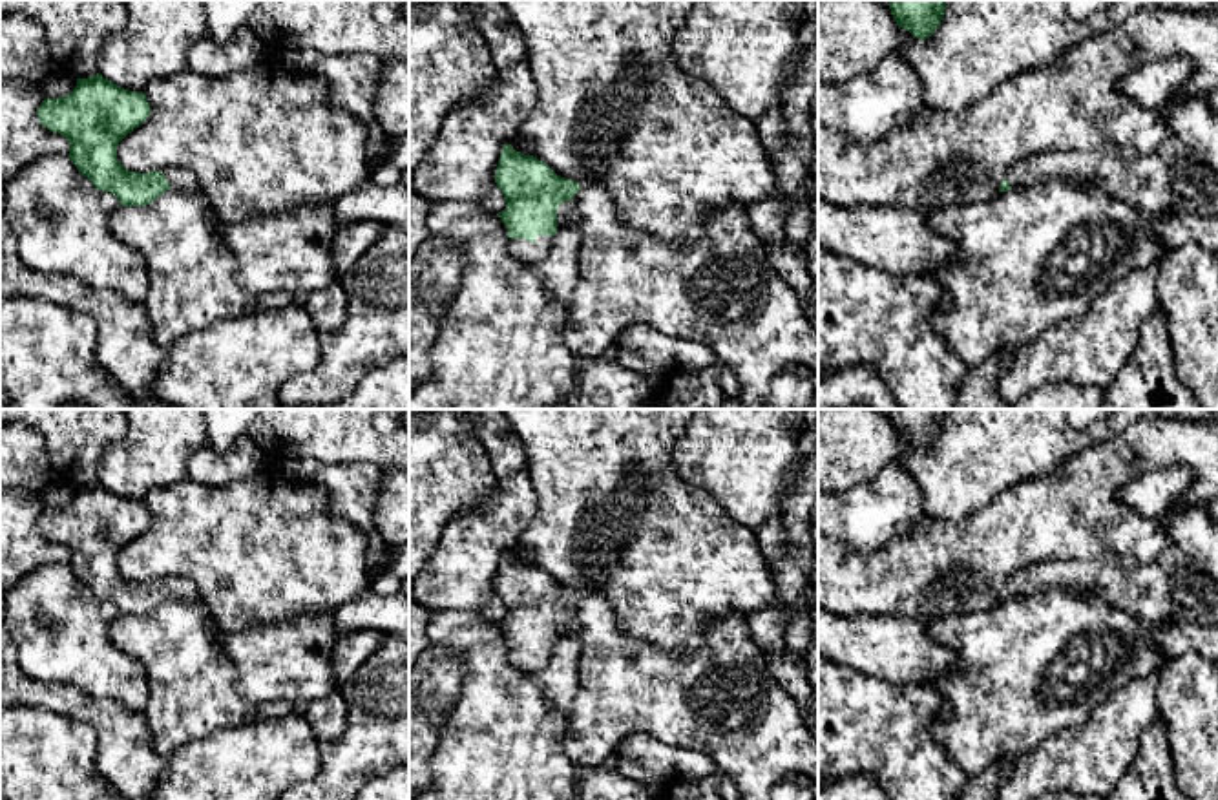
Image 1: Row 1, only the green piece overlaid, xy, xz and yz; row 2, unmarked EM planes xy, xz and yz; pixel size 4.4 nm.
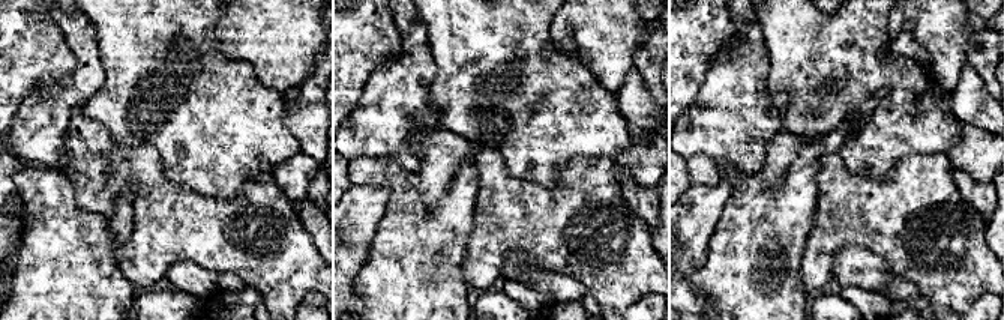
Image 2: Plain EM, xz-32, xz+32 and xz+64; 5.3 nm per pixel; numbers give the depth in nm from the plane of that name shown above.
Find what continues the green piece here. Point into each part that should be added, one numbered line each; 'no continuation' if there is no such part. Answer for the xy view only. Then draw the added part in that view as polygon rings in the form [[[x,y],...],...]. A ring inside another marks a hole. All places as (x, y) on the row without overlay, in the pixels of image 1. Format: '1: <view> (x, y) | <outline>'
1: xy (181, 589) | [[[170,577],[164,581],[166,590],[172,597],[184,603],[203,603],[195,584],[184,577]]]

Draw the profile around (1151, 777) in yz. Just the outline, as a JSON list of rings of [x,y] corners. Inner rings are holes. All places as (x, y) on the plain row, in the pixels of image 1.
[[[1160,714],[1147,727],[1129,773],[1105,800],[1187,800],[1174,782],[1167,727]]]

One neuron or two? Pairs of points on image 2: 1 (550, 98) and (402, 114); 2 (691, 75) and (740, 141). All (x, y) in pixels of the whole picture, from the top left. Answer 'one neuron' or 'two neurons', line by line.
1: two neurons
2: two neurons

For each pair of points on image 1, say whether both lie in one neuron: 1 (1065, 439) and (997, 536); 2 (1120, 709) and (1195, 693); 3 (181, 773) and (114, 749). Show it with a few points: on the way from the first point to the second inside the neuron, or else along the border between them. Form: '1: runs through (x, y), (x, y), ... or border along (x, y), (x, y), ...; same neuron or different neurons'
1: border along (1076, 453), (1047, 473), (1021, 479), (999, 492); different neurons
2: border along (1158, 674), (1154, 689), (1156, 713); different neurons
3: border along (168, 758), (157, 780); different neurons

